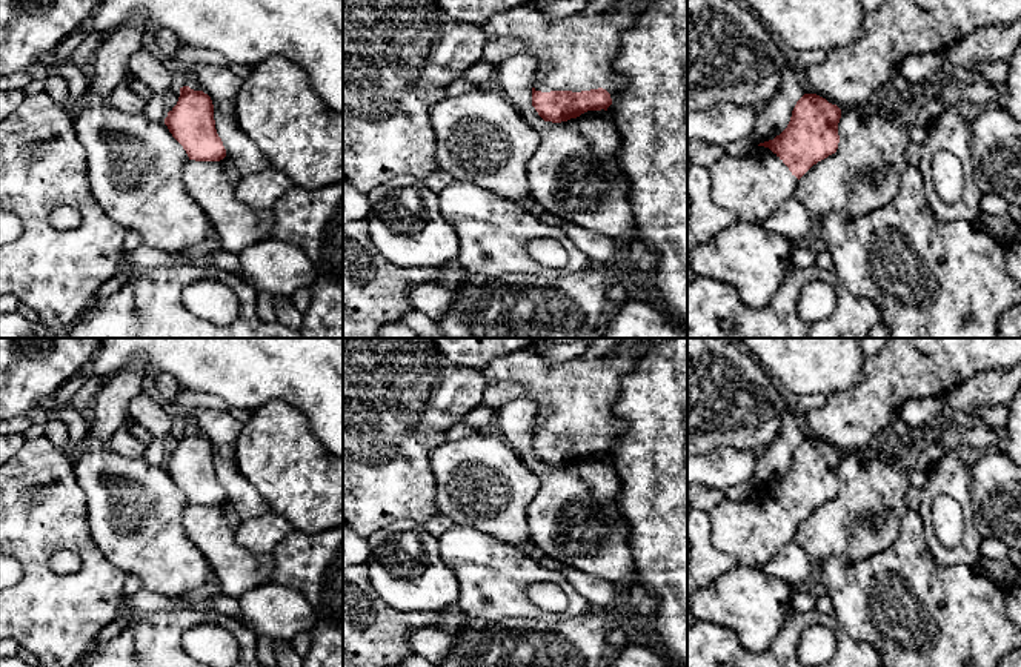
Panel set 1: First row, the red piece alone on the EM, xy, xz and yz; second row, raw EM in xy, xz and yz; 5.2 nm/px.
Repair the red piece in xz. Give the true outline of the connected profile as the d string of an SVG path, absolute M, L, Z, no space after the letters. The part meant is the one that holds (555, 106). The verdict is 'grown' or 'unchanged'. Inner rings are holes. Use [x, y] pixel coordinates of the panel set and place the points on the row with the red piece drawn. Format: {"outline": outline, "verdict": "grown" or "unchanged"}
{"outline": "M617 0L615 6L595 15L570 15L560 20L546 18L532 5L518 6L498 14L483 26L491 35L520 38L526 43L524 52L535 58L535 81L532 106L544 121L561 123L577 118L587 111L607 111L624 88L624 80L615 72L614 63L623 32L646 11L649 0Z", "verdict": "grown"}

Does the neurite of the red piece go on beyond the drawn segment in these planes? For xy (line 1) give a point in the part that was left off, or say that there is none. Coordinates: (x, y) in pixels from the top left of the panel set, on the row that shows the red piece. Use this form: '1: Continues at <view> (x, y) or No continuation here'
1: No continuation here

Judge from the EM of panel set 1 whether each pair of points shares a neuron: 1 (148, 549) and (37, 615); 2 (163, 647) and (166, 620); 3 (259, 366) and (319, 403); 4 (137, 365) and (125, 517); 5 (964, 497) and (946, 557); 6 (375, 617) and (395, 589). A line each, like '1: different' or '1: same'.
1: different
2: same
3: same
4: same
5: same
6: different

